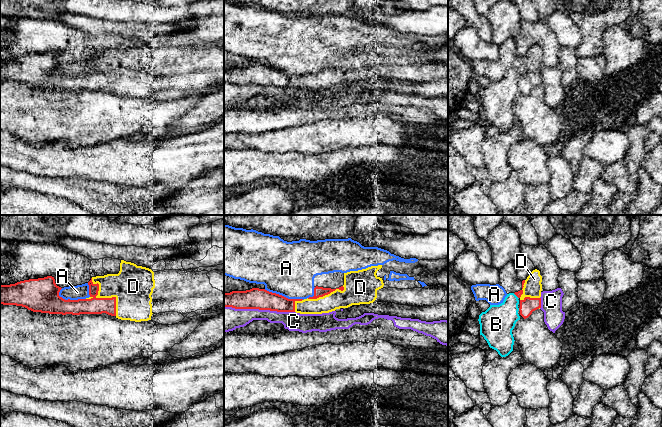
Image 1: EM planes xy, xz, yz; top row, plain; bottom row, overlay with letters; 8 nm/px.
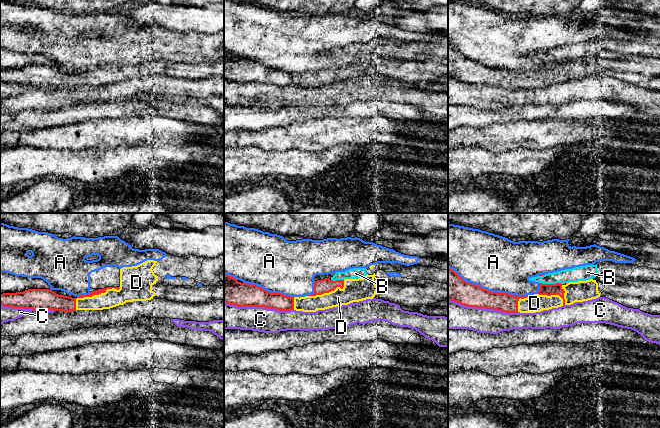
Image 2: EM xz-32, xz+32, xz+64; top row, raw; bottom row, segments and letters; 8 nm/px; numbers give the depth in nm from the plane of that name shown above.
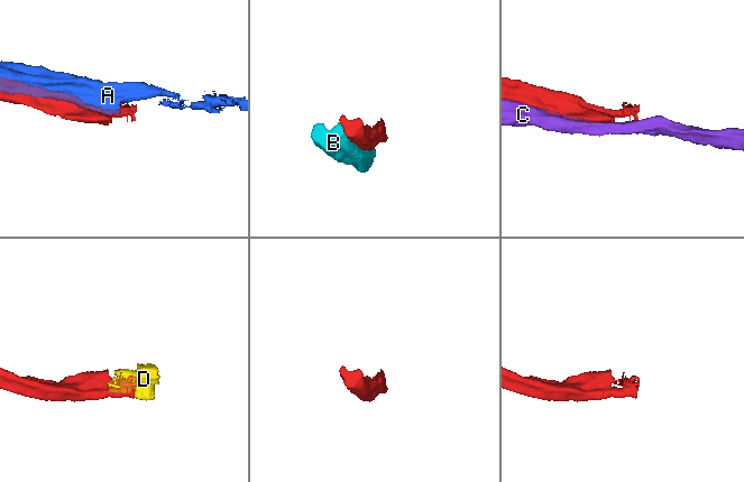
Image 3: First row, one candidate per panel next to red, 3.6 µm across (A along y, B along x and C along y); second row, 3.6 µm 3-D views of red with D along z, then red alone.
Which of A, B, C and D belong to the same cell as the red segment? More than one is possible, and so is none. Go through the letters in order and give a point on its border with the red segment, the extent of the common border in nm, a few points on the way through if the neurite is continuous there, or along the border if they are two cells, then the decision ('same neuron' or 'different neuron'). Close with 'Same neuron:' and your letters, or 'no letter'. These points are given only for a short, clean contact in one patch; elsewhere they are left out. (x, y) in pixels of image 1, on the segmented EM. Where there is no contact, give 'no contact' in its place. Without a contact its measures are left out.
A: meets red in xz at (283, 296); contact 340 nm long; different neuron
B: meets red in yz at (519, 309); contact 30 nm long; different neuron
C: meets red in xz at (259, 309); contact 550 nm long; different neuron
D: meets red in xy at (104, 298); contact 360 nm long; same neuron
Same neuron: D

